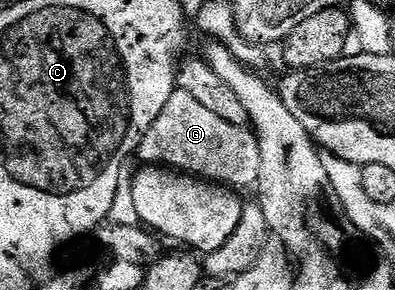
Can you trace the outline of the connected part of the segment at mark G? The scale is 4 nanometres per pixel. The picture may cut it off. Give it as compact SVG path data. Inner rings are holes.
M179 88L166 100L166 108L158 112L158 120L150 124L150 132L140 142L139 161L144 164L155 164L171 168L210 182L219 182L229 188L240 186L255 187L260 181L260 139L248 126L226 124L214 112L209 112L203 104L198 104L190 92L182 92Z

